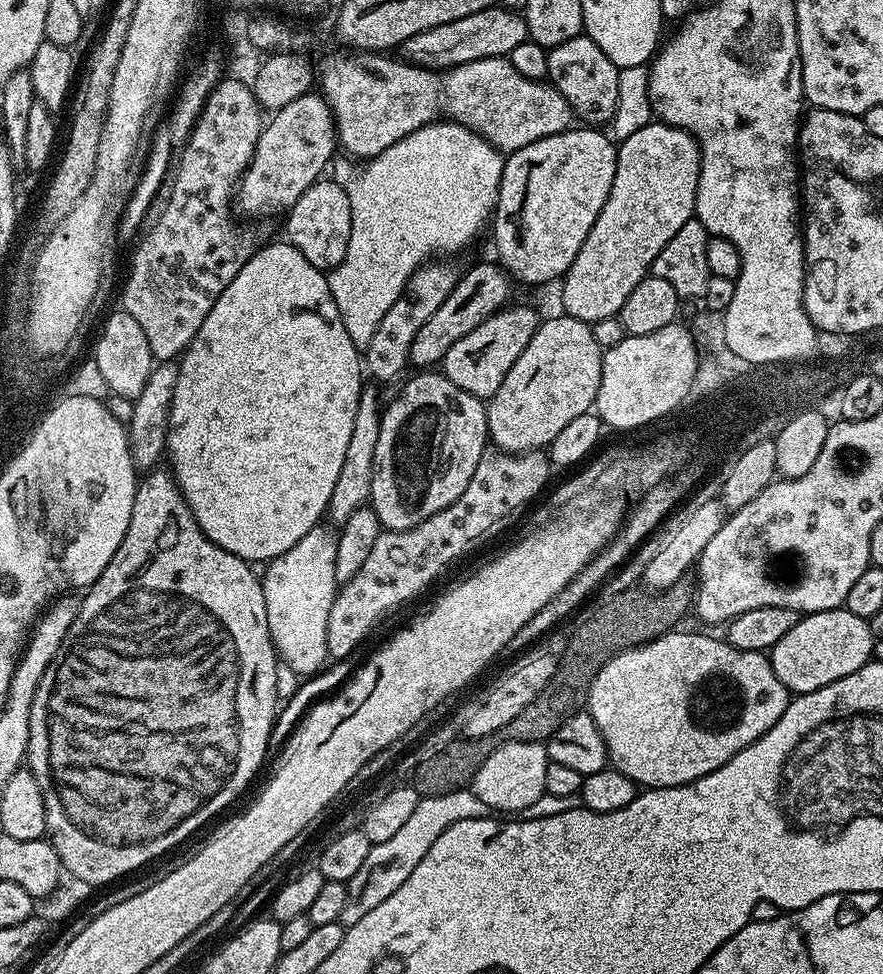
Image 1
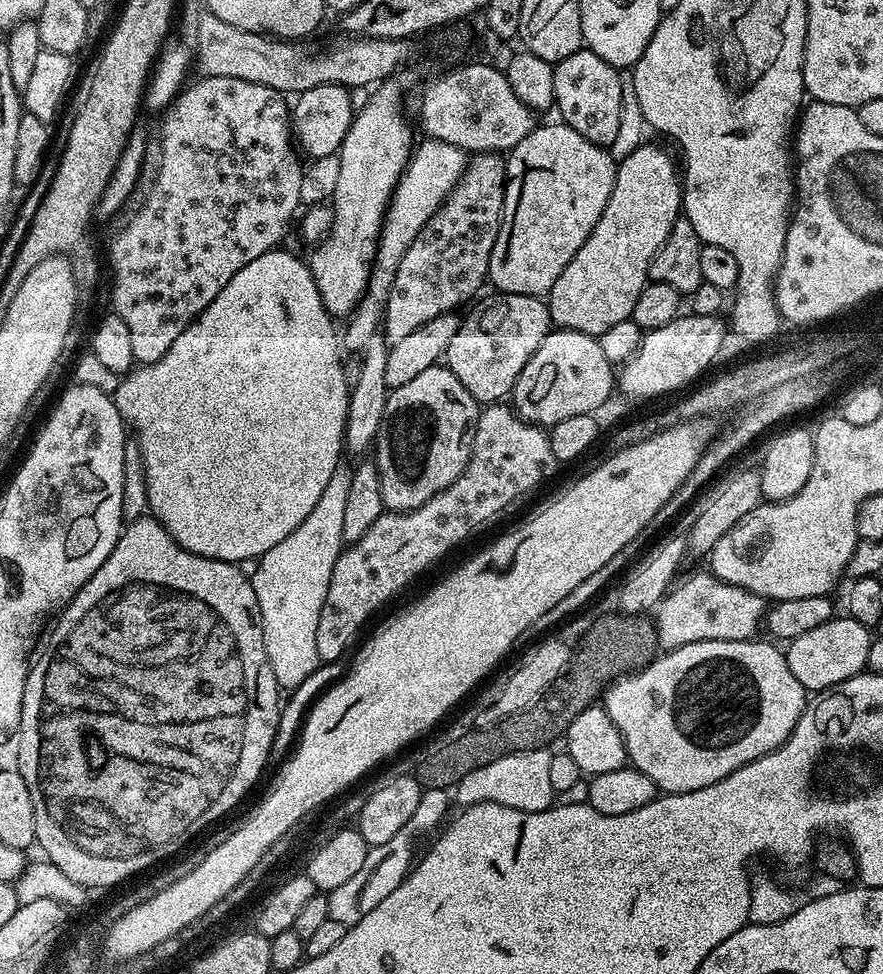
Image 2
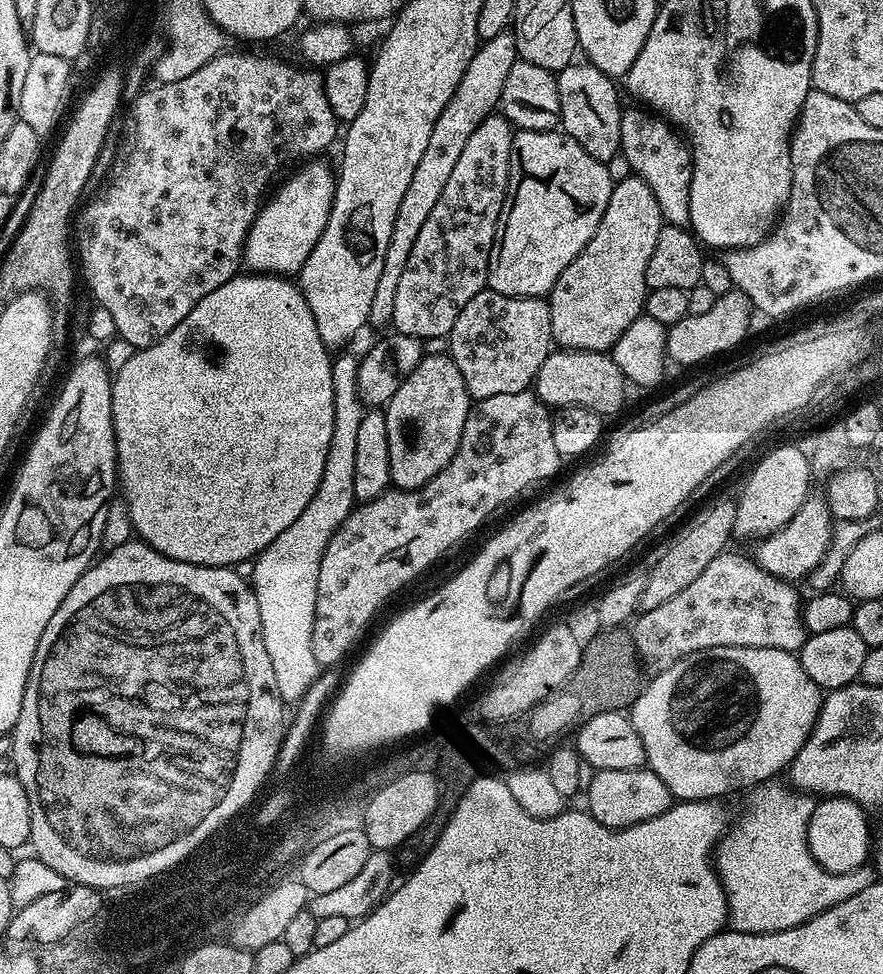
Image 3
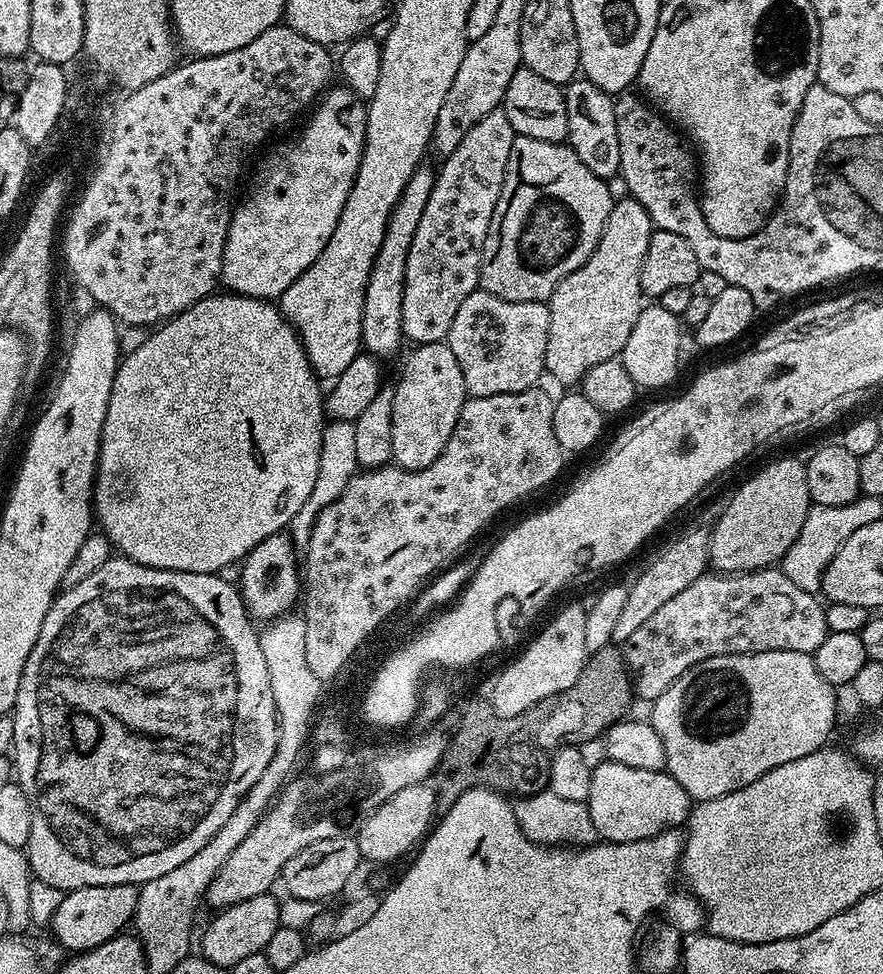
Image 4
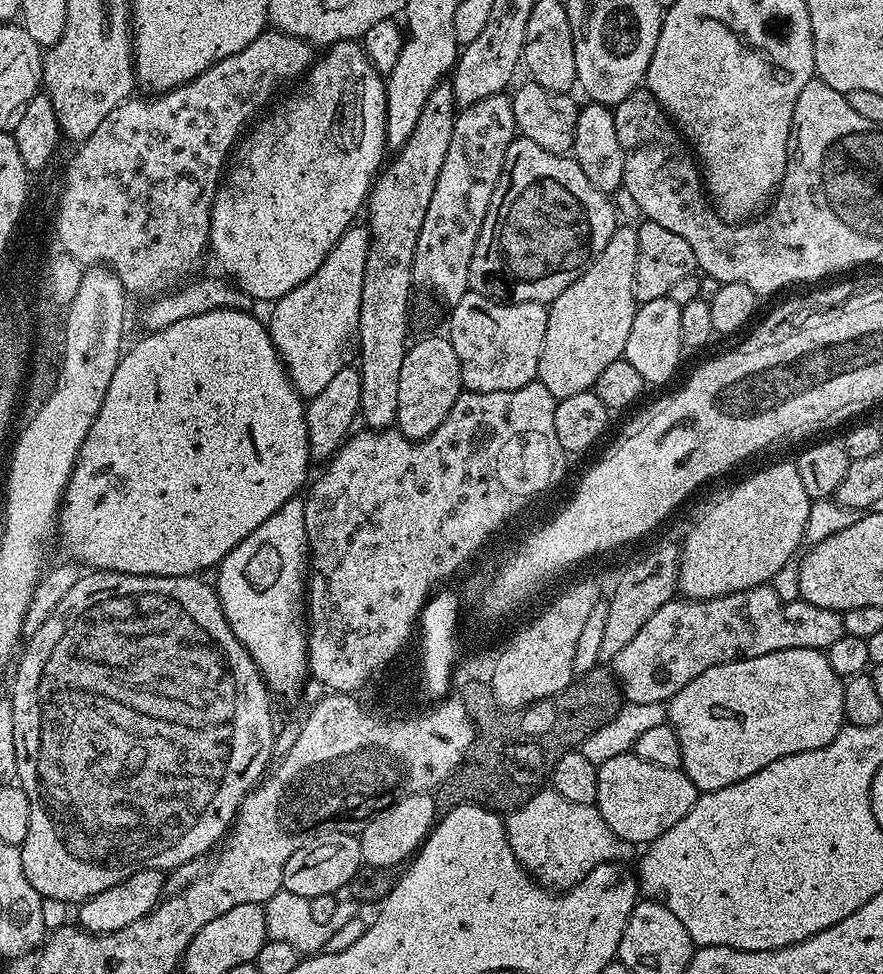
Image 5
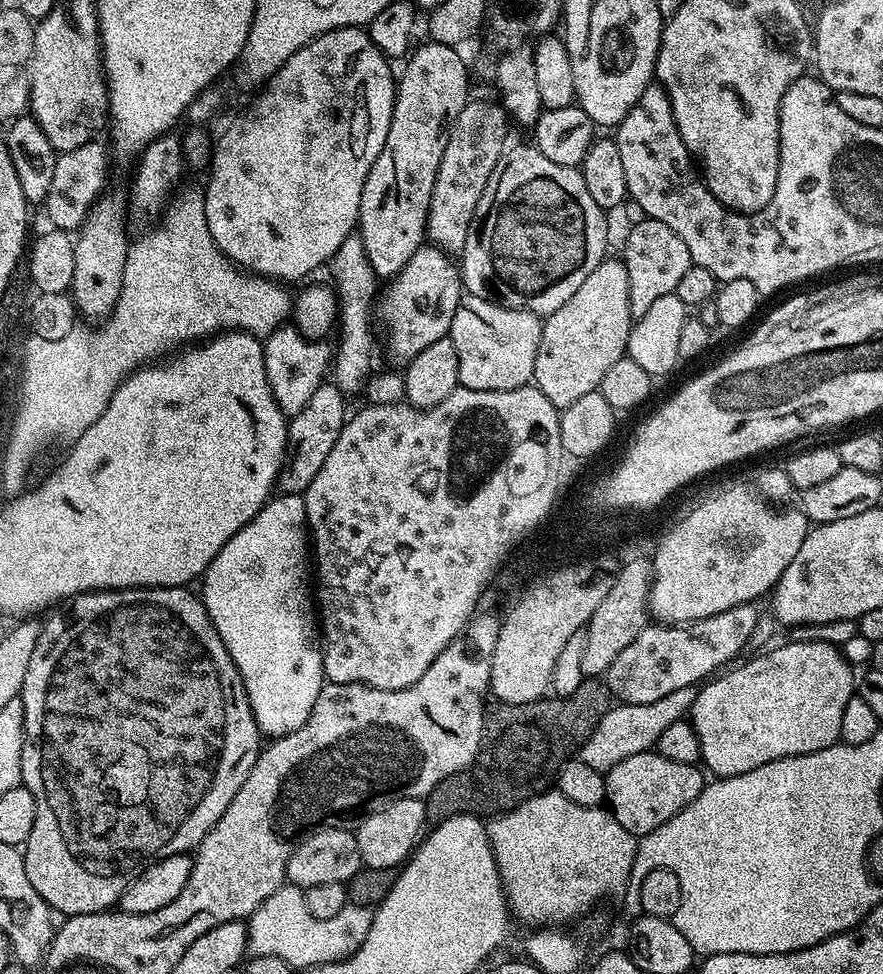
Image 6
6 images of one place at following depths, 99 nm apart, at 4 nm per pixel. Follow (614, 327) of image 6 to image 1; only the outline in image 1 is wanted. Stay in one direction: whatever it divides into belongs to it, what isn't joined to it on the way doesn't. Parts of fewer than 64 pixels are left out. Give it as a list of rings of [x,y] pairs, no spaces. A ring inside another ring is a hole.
[[[653,122],[630,134],[630,138],[619,141],[614,182],[610,186],[606,206],[602,206],[602,214],[598,214],[594,226],[590,226],[590,234],[586,234],[586,242],[582,242],[582,250],[578,250],[578,258],[574,258],[559,285],[560,300],[567,315],[593,325],[600,320],[611,320],[620,313],[634,286],[649,275],[654,258],[658,258],[662,246],[666,246],[666,242],[670,242],[670,238],[674,238],[674,234],[678,234],[678,230],[693,219],[699,177],[700,147],[686,130]]]

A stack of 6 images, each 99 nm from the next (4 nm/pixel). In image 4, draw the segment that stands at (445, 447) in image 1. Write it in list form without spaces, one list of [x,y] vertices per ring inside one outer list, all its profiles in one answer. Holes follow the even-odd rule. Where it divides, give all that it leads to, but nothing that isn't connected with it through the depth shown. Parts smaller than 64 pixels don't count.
[[[447,343],[418,344],[411,350],[404,360],[400,381],[394,384],[392,460],[397,467],[413,472],[430,466],[430,462],[442,454],[469,395],[462,378],[462,366],[458,366],[458,358],[454,358],[454,350],[450,350]]]

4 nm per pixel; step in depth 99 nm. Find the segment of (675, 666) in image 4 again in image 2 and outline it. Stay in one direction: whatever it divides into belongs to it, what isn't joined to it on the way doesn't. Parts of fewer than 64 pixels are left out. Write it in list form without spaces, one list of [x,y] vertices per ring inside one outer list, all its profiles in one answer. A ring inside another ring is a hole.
[[[708,570],[694,573],[689,580],[682,580],[660,601],[660,607],[654,612],[657,642],[661,649],[671,650],[690,642],[707,640],[750,640],[757,635],[756,627],[759,624],[761,627],[766,616],[764,597],[745,588],[722,584]]]

